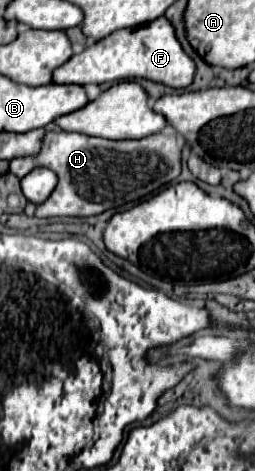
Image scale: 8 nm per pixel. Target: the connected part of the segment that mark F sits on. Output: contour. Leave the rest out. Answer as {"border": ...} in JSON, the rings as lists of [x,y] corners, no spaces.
{"border":[[[159,17],[147,25],[135,29],[113,31],[111,35],[99,39],[95,45],[87,47],[83,53],[73,55],[61,67],[53,71],[53,83],[113,83],[121,79],[149,79],[175,89],[183,89],[193,81],[195,63],[181,49],[171,23]]]}

